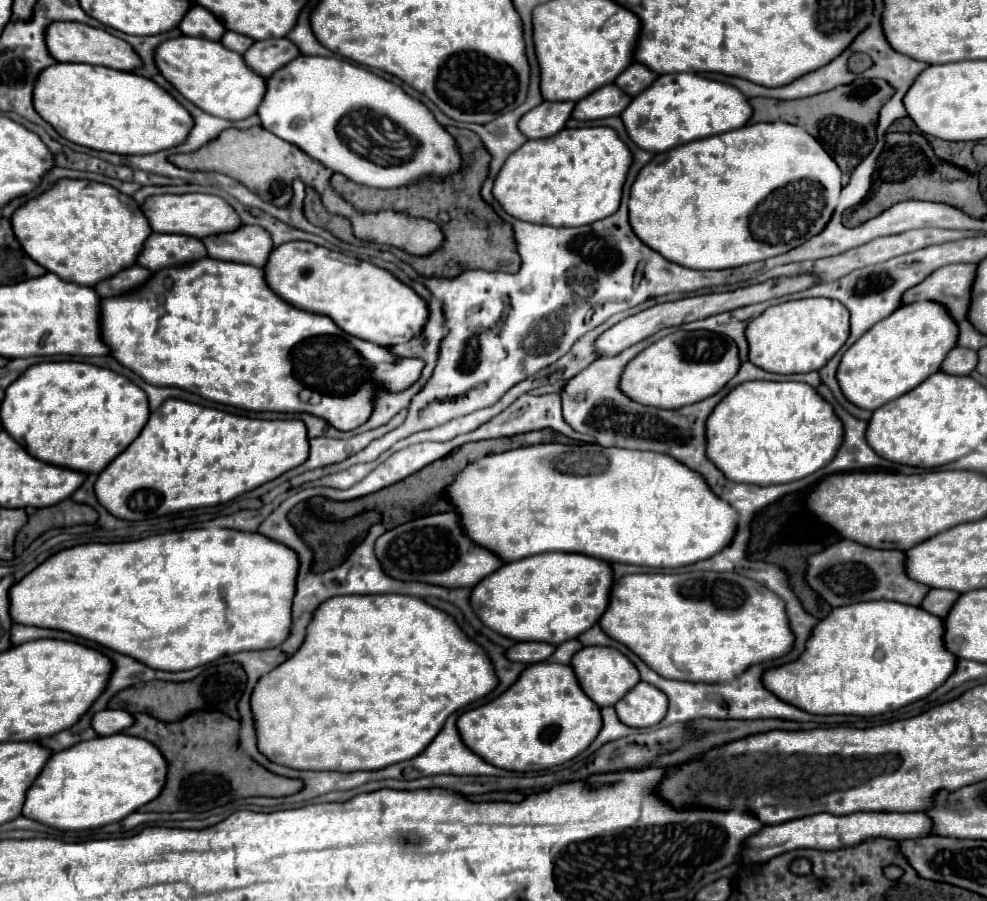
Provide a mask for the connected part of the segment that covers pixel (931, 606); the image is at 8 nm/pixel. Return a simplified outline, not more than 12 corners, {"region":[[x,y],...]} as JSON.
{"region":[[931,590],[921,608],[943,618],[961,594]]}

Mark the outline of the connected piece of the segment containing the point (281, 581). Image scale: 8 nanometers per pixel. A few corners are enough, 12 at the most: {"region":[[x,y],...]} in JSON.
{"region":[[183,530],[53,554],[19,624],[155,670],[291,632],[299,558]]}

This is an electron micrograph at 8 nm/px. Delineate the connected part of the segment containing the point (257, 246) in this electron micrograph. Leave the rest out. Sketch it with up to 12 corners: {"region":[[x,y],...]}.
{"region":[[241,224],[201,240],[217,260],[265,266],[273,248],[265,228]]}

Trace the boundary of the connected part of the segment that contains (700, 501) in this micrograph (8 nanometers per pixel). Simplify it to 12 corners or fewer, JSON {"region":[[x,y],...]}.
{"region":[[489,454],[447,488],[503,560],[681,568],[735,510],[673,456]]}

